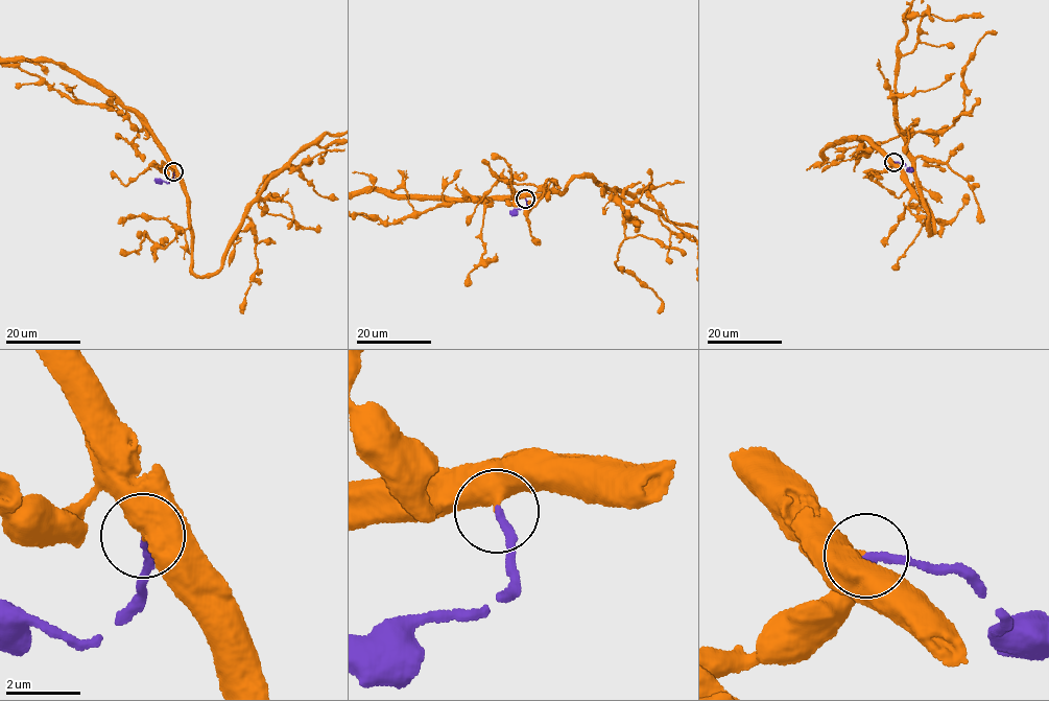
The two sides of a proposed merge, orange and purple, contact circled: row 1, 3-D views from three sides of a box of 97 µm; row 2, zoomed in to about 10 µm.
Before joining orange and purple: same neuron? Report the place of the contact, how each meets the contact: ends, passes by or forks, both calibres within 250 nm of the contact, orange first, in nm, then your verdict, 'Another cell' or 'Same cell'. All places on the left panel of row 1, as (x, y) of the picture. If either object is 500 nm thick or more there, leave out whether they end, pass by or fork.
Place: (173, 171). Thickness 650 nm (orange) against 220 nm. Same cell

